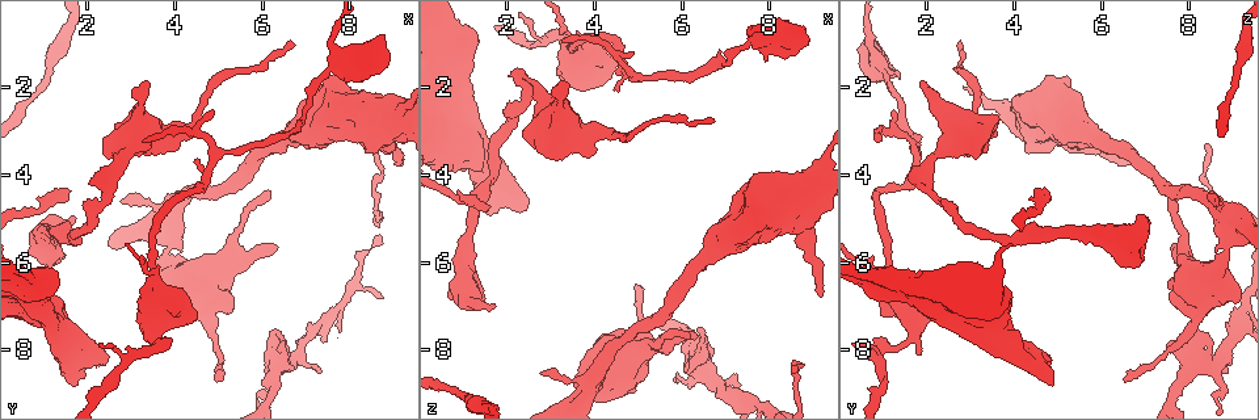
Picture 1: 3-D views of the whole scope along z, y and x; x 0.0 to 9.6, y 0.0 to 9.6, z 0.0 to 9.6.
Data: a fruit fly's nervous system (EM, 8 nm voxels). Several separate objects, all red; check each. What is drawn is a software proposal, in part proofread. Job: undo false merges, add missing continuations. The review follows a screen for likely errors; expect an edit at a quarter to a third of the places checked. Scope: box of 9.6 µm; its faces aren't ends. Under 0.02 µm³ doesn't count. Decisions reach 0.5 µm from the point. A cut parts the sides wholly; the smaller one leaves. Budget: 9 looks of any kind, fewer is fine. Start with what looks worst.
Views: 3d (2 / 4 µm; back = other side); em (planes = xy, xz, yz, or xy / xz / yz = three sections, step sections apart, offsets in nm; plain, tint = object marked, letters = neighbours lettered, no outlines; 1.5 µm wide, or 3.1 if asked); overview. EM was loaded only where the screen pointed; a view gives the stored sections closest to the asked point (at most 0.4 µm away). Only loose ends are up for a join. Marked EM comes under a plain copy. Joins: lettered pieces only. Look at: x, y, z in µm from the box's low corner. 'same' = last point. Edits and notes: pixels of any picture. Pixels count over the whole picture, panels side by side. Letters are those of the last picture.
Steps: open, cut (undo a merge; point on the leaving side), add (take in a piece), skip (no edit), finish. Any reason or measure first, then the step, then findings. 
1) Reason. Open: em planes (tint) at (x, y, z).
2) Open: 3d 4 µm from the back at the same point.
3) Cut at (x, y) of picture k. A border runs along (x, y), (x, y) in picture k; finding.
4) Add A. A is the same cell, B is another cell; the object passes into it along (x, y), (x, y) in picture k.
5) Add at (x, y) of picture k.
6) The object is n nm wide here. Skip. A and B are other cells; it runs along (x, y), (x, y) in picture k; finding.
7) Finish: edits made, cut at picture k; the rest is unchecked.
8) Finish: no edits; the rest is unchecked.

Branch stops here. Open: 3d 4 µm at (3.35, 1.90, 1.95).

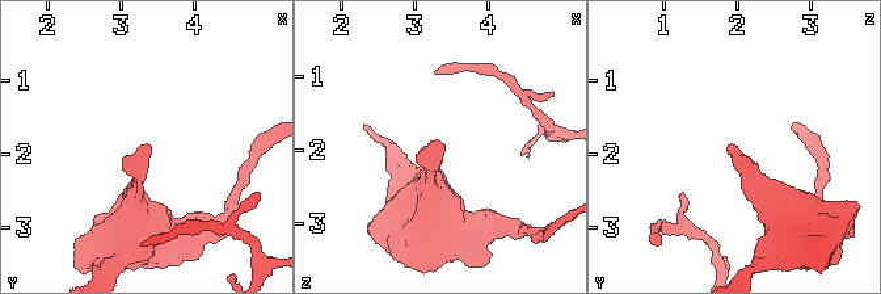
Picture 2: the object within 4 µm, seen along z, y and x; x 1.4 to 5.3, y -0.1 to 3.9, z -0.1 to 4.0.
Need the tissue. Open: em yz step 8 (tint) at (3.35, 1.85, 1.90).

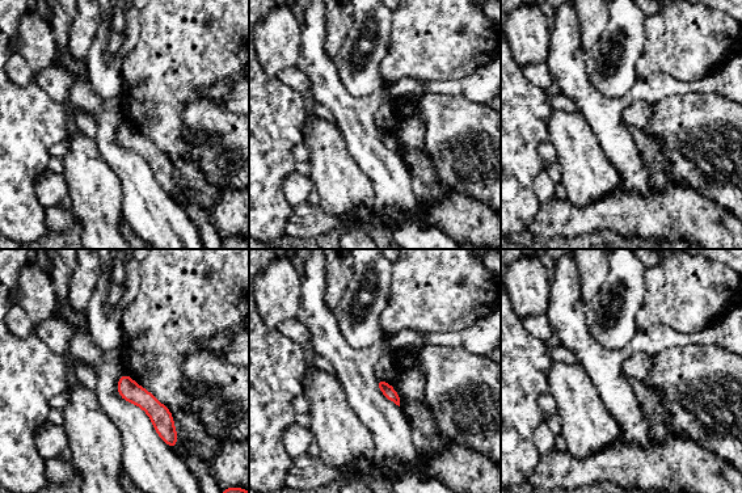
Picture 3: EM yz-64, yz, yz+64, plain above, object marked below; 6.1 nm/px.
Open: em planes (letters) at the same point.

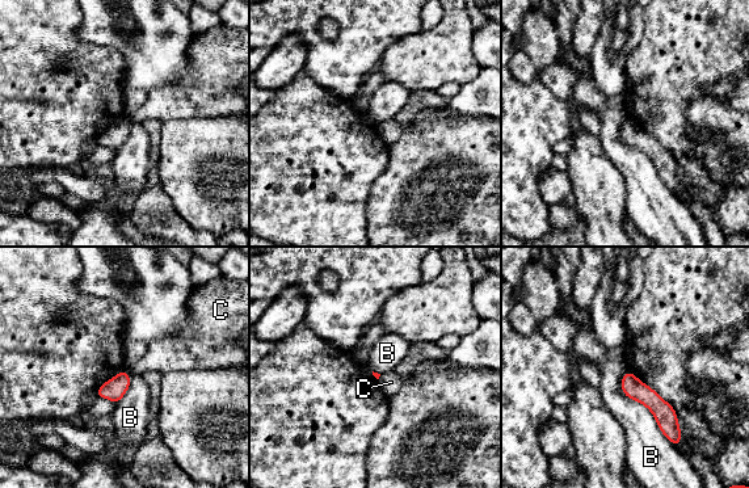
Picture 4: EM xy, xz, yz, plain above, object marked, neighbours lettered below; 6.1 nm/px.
Skip. B and C are other cells; a border runs along (627, 370), (621, 390), (673, 446) in picture 4; no lettered piece goes on from it.

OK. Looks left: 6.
Thin end. Open: 3d 2 µm at (2.05, 4.25, 1.75).

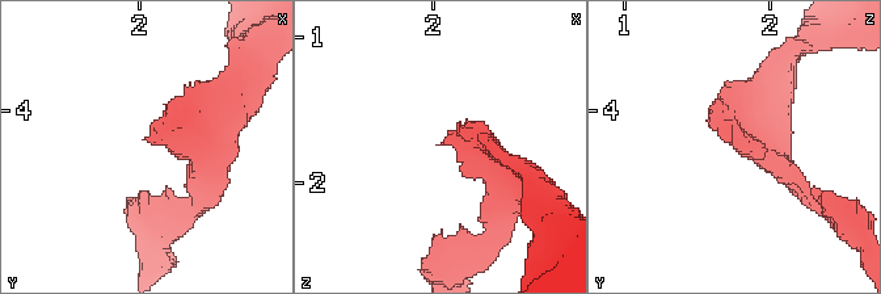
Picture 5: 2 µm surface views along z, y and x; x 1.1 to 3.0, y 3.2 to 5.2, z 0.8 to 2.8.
Need the tissue. Open: em planes (letters) at (2.04, 4.18, 1.76).

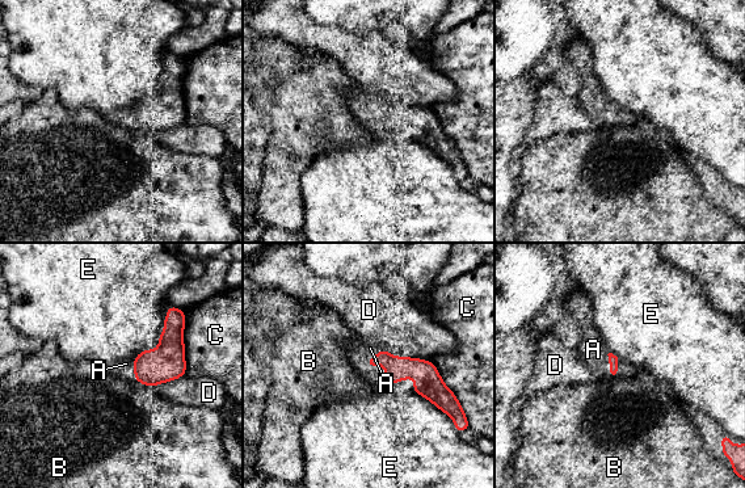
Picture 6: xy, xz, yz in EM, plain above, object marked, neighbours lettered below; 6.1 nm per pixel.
The longest contact is with C, 380 nm. Add A. A is the same cell, B, C, D and E are other cells; it goes on there.

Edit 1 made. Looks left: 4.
An open end. Open: 3d 4 µm at (7.40, 8.50, 8.85).

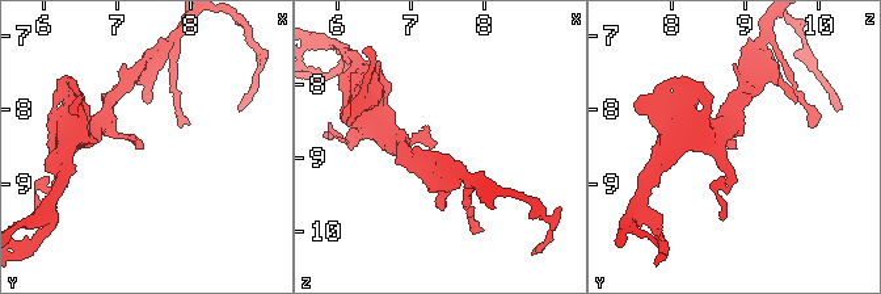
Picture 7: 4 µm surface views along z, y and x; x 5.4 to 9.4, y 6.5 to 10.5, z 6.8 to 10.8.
Open: em yz step 4 (letters) at (7.35, 8.55, 8.80).

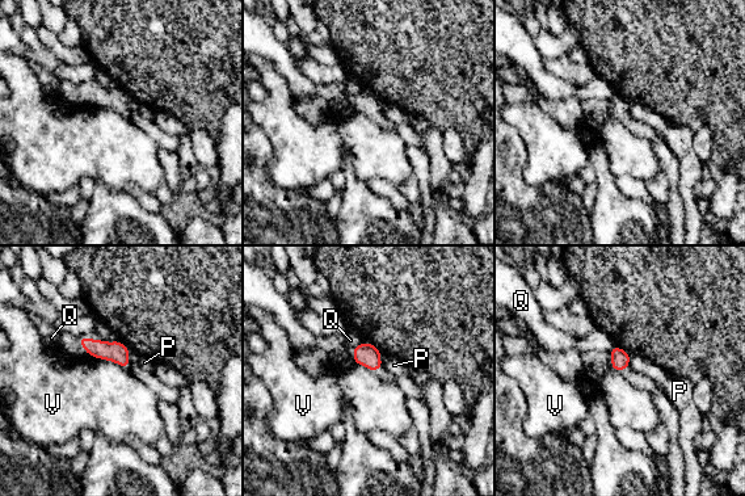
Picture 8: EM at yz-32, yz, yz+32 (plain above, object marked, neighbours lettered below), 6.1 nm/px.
Skip. P, Q and V are other cells; a border runs along (381, 354), (381, 364), (383, 366) in picture 8; no lettered piece goes on from it.

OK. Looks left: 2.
Free end. Open: 3d 2 µm at (6.35, 5.60, 7.75).

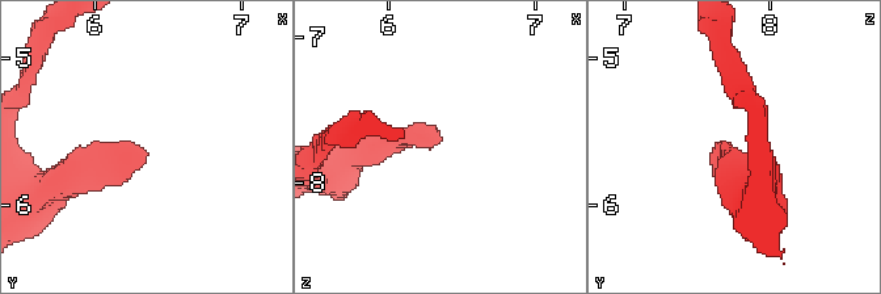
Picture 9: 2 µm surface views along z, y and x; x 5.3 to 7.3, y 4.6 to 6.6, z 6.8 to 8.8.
Open: em planes (letters) at (6.36, 5.66, 7.68).

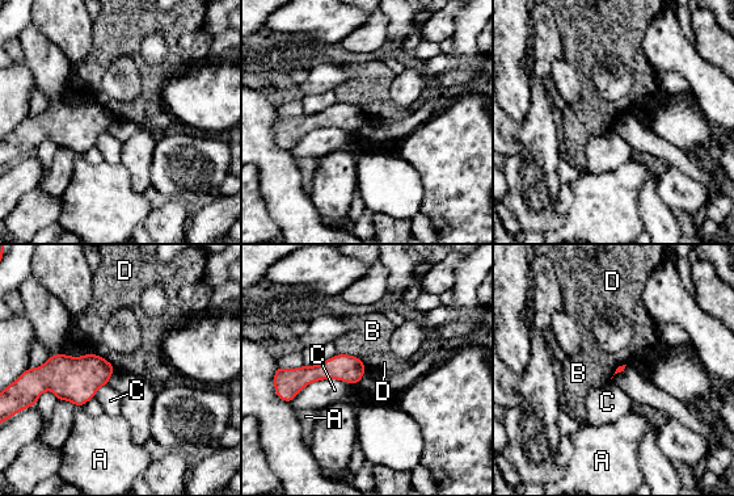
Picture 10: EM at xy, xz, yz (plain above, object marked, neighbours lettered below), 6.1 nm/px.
Skip. A, B, C and D are other cells; it runs along (362, 369), (328, 369), (289, 377) in picture 10; no lettered piece goes on from it.

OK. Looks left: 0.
Finish: edits made, add at picture 6; the rest is unchecked.

